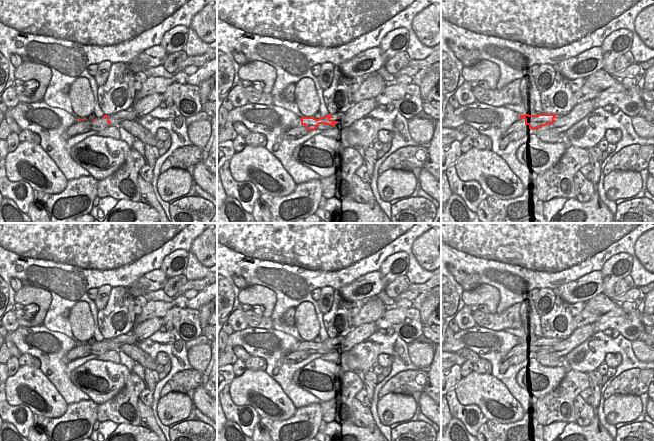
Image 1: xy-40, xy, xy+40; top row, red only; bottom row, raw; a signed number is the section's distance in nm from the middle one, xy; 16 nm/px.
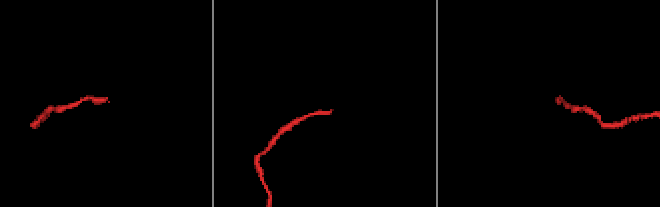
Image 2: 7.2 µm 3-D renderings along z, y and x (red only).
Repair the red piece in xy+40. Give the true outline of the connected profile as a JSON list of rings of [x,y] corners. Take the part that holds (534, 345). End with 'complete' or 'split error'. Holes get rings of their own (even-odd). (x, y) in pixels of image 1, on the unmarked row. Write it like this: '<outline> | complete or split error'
[[[538,338],[538,339],[520,339],[520,343],[525,344],[525,349],[529,350],[529,353],[535,354],[546,350],[547,348],[551,349],[556,346],[556,338]]] | complete

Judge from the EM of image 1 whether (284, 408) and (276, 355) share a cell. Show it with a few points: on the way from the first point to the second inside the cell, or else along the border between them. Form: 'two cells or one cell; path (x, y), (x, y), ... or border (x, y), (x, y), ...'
two cells; border (264, 371), (280, 386), (295, 406)

